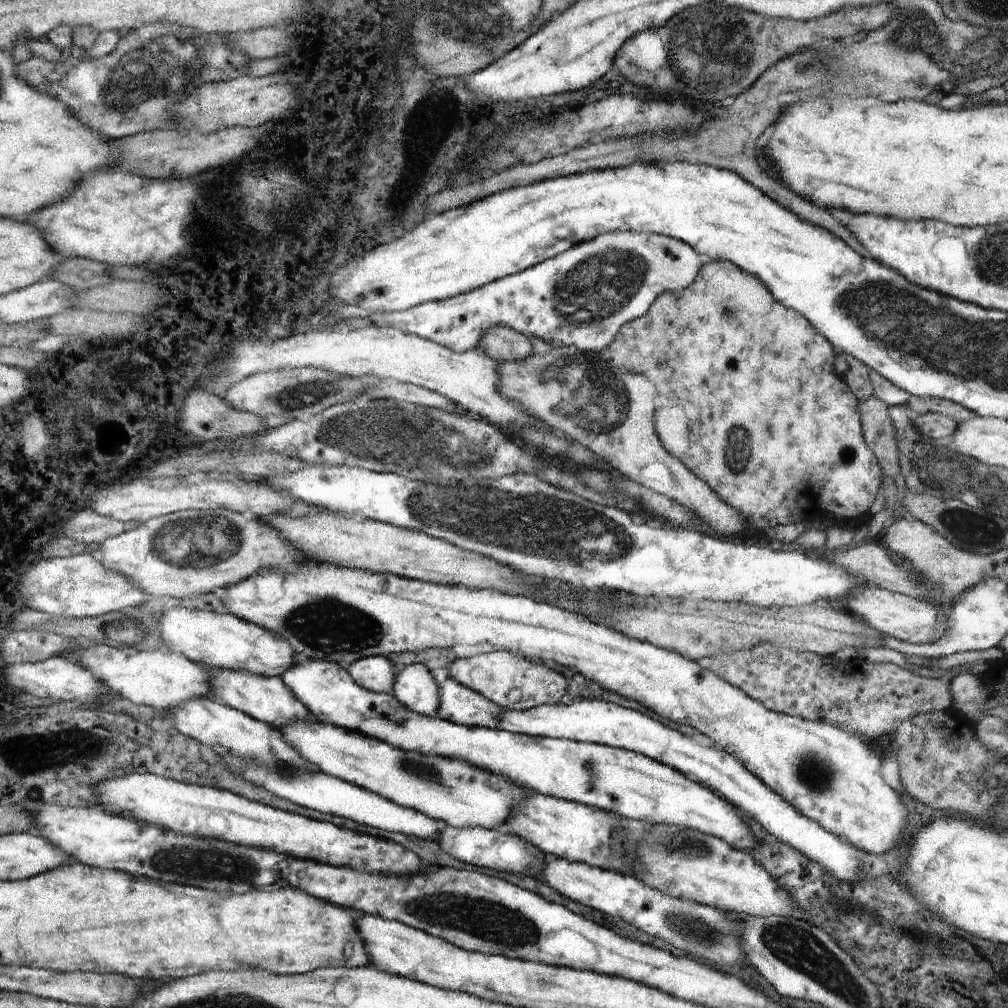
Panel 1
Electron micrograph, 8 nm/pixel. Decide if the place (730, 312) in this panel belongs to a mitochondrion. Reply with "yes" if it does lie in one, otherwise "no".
yes

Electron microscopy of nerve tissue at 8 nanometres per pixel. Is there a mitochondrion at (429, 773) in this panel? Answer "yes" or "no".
yes

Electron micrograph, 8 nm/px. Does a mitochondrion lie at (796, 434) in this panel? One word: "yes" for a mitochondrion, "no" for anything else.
no

